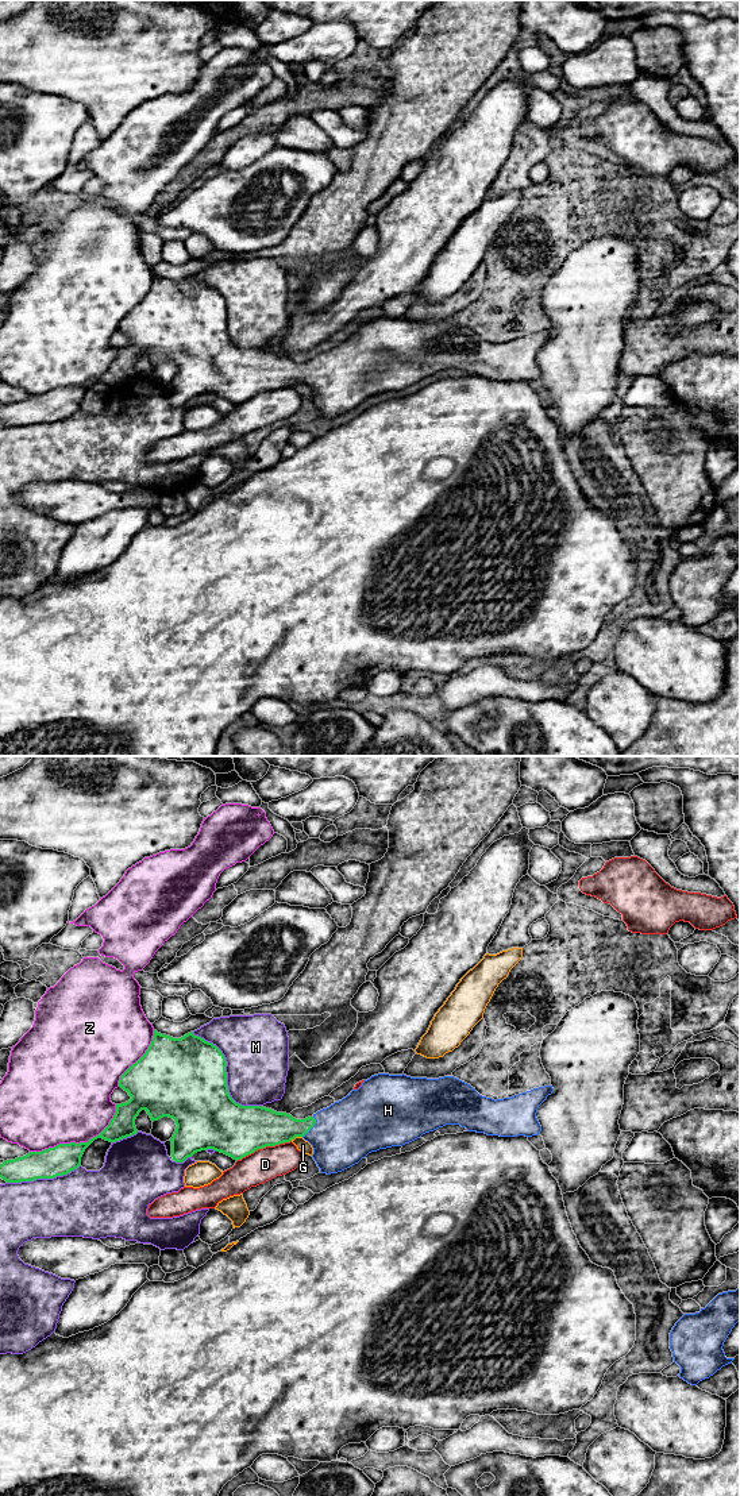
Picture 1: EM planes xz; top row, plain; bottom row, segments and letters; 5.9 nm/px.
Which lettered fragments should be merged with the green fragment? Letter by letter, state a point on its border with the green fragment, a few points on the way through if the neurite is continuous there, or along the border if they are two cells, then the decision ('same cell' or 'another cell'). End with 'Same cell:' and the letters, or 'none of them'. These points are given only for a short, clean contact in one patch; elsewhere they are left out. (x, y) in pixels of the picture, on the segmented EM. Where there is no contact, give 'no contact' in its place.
D: meets green in xz at (263, 1146); another cell
G: meets green in xz at (296, 1136); another cell
H: meets green in xz at (312, 1126); runs through xz (270, 1128), (312, 1126), (318, 1130), (346, 1132); same cell
M: meets green in xz at (226, 1075); another cell
Z: meets green in xz at (80, 1142); another cell
Same cell: H

